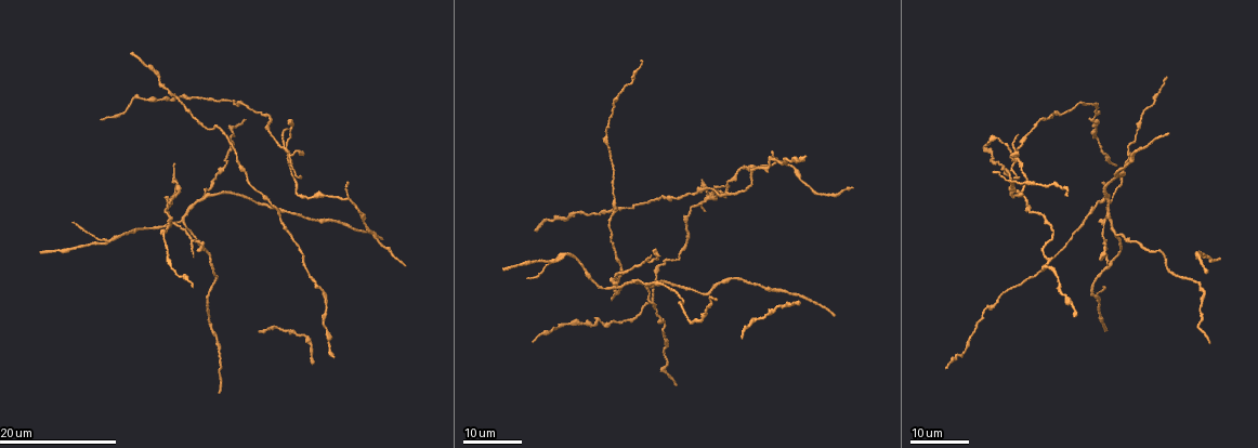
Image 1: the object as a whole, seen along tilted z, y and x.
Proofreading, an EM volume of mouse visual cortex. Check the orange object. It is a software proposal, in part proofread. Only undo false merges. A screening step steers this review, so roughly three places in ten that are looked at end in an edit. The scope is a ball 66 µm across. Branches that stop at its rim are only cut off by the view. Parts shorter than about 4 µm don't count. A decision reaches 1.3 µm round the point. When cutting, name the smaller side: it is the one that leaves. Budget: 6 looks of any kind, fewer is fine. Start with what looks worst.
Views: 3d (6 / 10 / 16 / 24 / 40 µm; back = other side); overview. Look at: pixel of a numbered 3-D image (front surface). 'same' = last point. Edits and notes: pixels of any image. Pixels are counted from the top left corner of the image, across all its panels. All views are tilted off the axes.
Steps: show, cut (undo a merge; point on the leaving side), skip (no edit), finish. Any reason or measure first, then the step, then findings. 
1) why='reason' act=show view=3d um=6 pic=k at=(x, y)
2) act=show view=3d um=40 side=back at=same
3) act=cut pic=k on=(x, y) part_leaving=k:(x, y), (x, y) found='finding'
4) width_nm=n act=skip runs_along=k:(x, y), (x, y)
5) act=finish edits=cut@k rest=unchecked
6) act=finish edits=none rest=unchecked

why='looks like a crossing' act=show view=3d um=24 pic=1 at=(707, 198)

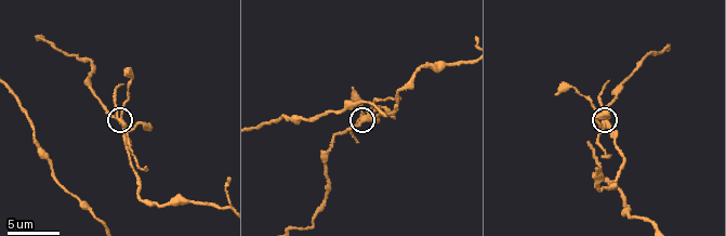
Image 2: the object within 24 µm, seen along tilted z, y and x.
act=show view=3d um=6 pic=2 at=(122, 119)

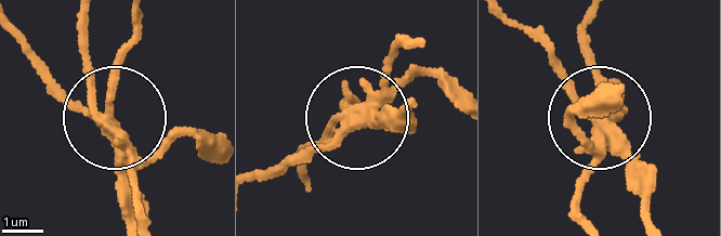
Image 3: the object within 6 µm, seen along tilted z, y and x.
width_nm=260 act=cut pic=3 on=(162, 144) part_leaving=3:(110, 138), (143, 218) found='a second neuron is stuck on'

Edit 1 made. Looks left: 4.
act=show view=overview

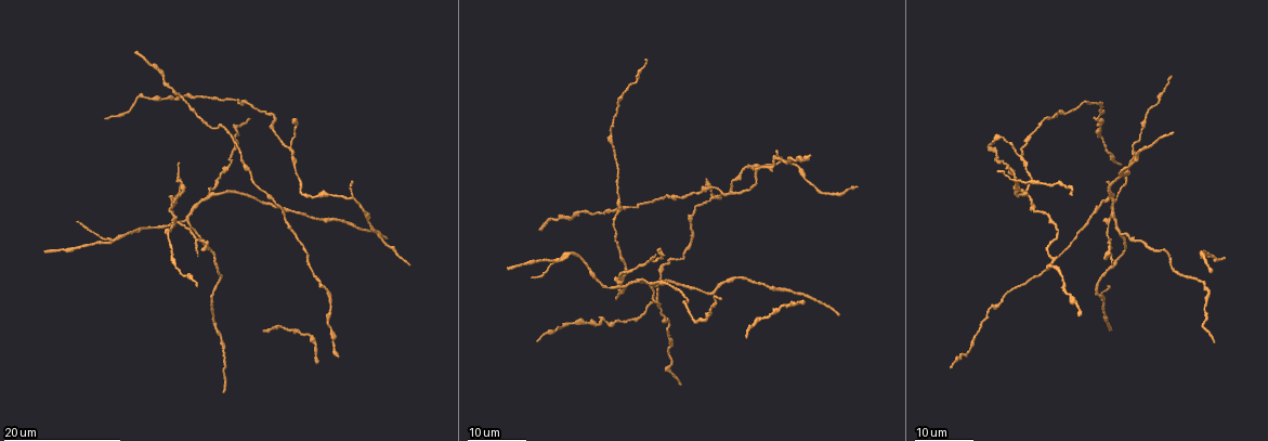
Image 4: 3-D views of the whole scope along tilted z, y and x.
why='three-way junction' act=show view=3d um=16 pic=4 at=(1111, 200)

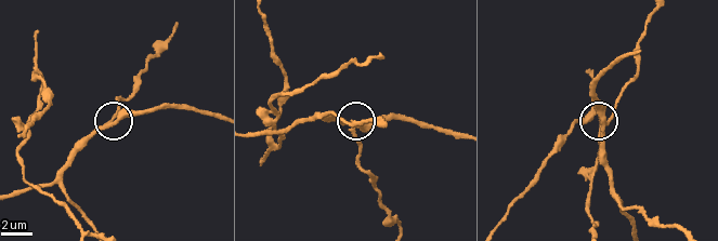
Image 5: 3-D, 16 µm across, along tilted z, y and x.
why='closer look' act=show view=3d um=10 pic=5 at=(602, 122)

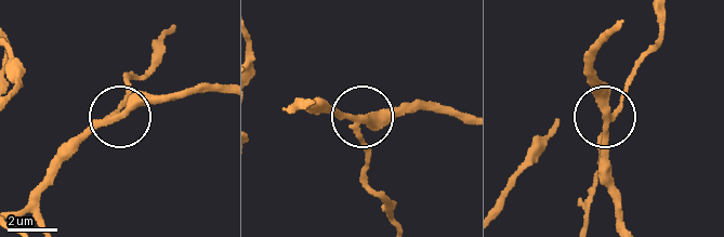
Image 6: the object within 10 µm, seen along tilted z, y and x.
act=show view=3d um=10 side=back pic=6 at=(362, 117)

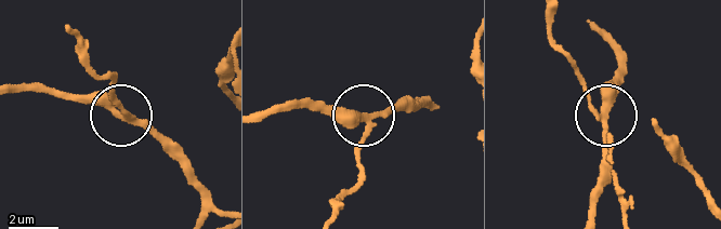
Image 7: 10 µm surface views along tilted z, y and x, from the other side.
arms=3 act=cut pic=7 on=(354, 150) part_leaving=7:(371, 126), (363, 145), (363, 170), (336, 218) found='two neurons meet here'

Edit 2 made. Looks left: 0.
act=finish edits=cut@3,cut@7 rest=unchecked

